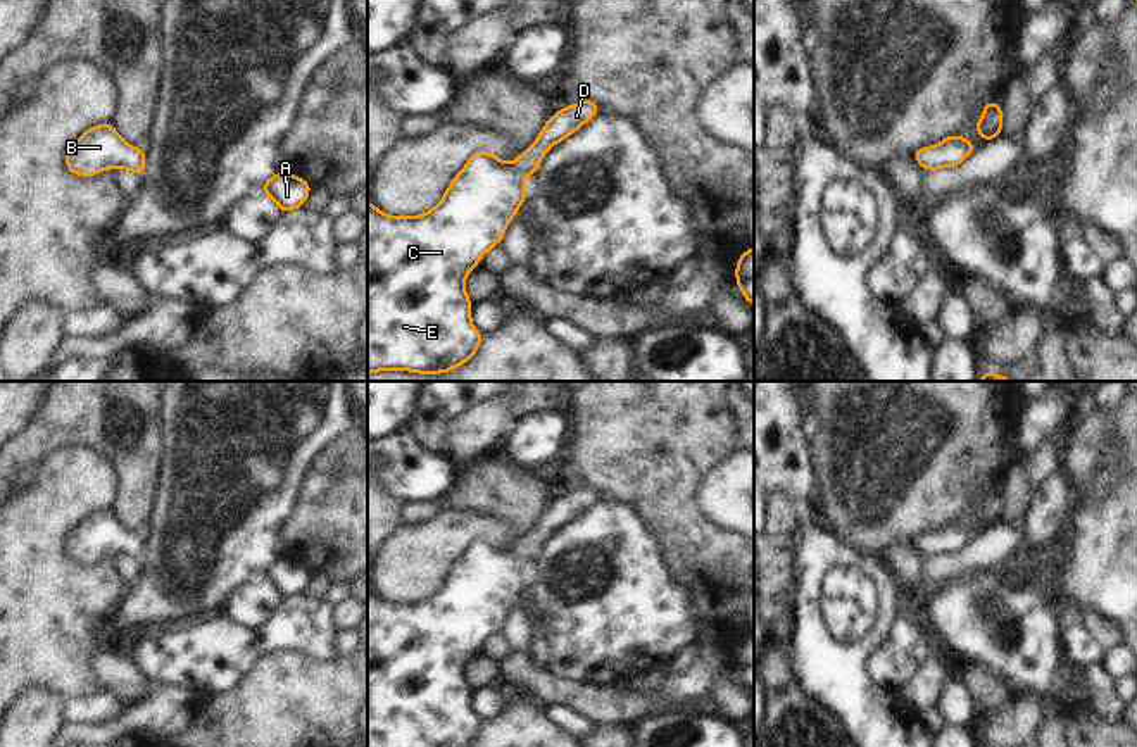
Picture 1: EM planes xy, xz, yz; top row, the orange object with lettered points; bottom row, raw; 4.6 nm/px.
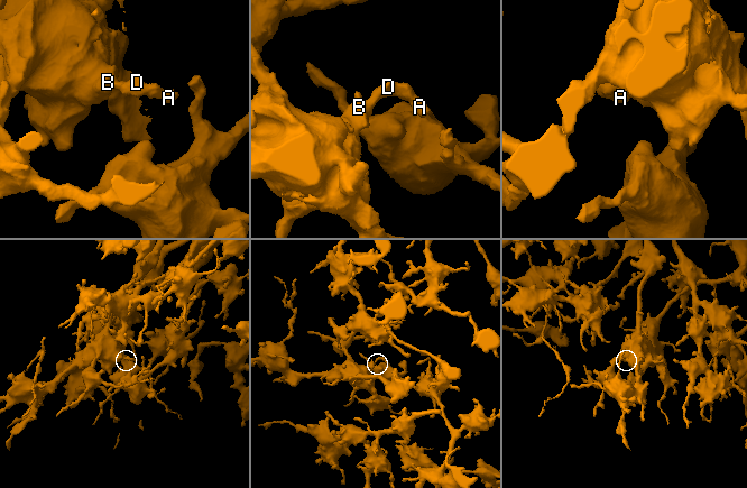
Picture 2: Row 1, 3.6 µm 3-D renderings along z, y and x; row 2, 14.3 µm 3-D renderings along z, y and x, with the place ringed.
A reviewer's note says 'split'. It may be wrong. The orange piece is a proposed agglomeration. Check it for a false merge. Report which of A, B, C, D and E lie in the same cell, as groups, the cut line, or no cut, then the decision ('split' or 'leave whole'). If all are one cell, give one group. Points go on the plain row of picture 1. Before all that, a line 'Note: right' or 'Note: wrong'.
Note: wrong
groups A B C D E; cut none; leave whole

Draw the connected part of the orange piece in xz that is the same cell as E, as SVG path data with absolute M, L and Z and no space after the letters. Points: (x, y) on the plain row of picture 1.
M588 485L559 495L535 530L511 550L492 538L471 540L442 588L421 602L388 602L367 588L367 747L469 747L476 740L483 721L471 711L473 687L464 678L466 662L492 633L500 630L507 611L526 585L525 566L535 562L547 537L580 516L599 497L600 493Z

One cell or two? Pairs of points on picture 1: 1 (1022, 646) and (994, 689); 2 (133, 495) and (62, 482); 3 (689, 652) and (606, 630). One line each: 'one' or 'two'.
1: two
2: two
3: two

